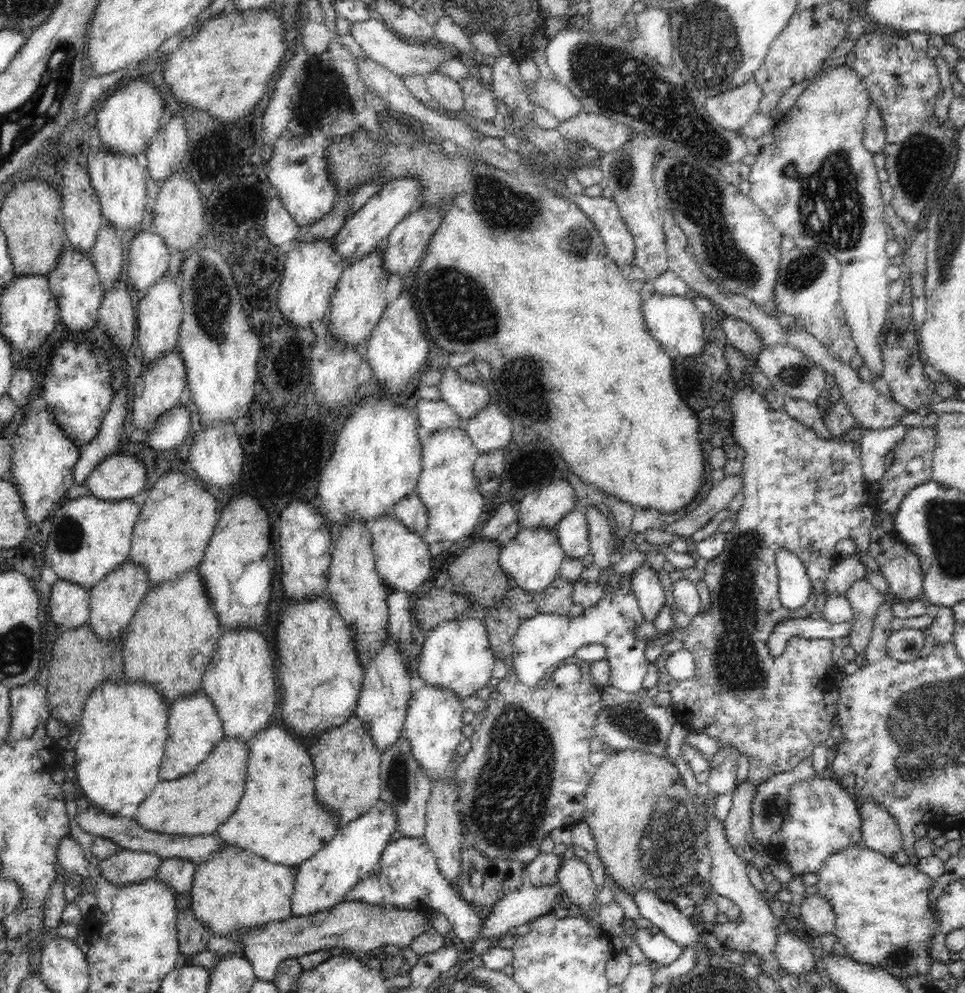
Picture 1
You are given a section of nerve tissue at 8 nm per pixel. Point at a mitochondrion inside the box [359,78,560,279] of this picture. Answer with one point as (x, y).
(492, 197)

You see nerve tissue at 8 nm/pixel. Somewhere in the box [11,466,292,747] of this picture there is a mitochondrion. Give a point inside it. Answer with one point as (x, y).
(69, 534)

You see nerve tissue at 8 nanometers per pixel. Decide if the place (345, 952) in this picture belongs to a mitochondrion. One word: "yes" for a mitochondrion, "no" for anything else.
no

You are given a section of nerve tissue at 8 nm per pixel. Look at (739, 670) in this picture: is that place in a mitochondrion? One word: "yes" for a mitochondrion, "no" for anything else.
yes

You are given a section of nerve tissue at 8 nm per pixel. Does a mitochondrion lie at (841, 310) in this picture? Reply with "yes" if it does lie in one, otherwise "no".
no

